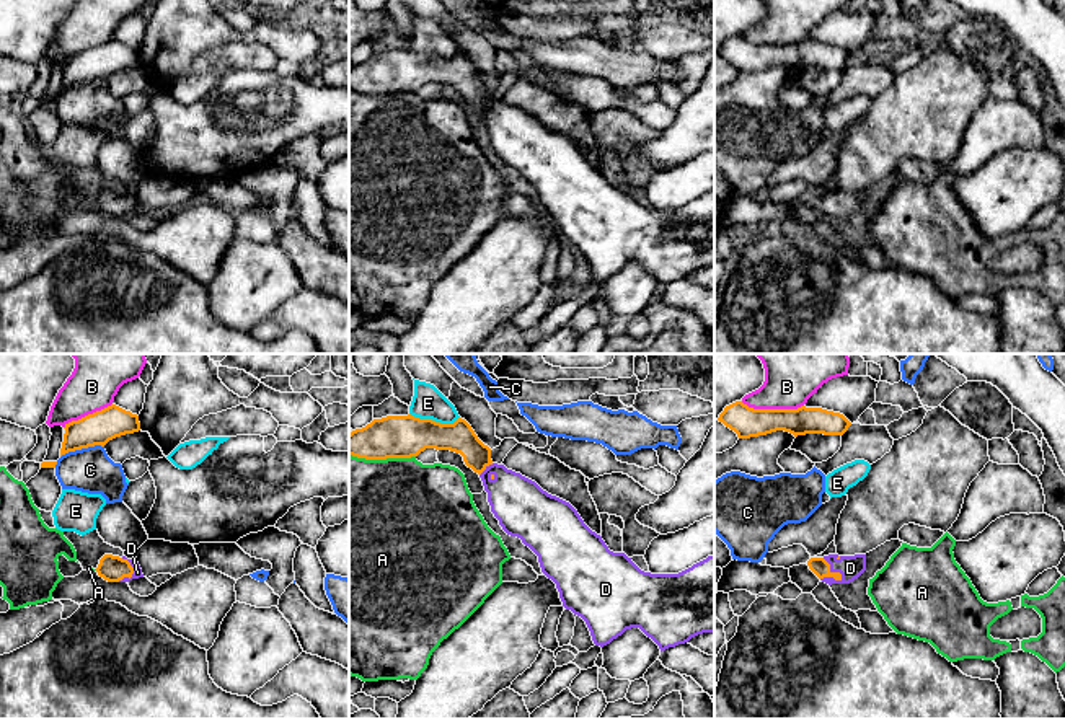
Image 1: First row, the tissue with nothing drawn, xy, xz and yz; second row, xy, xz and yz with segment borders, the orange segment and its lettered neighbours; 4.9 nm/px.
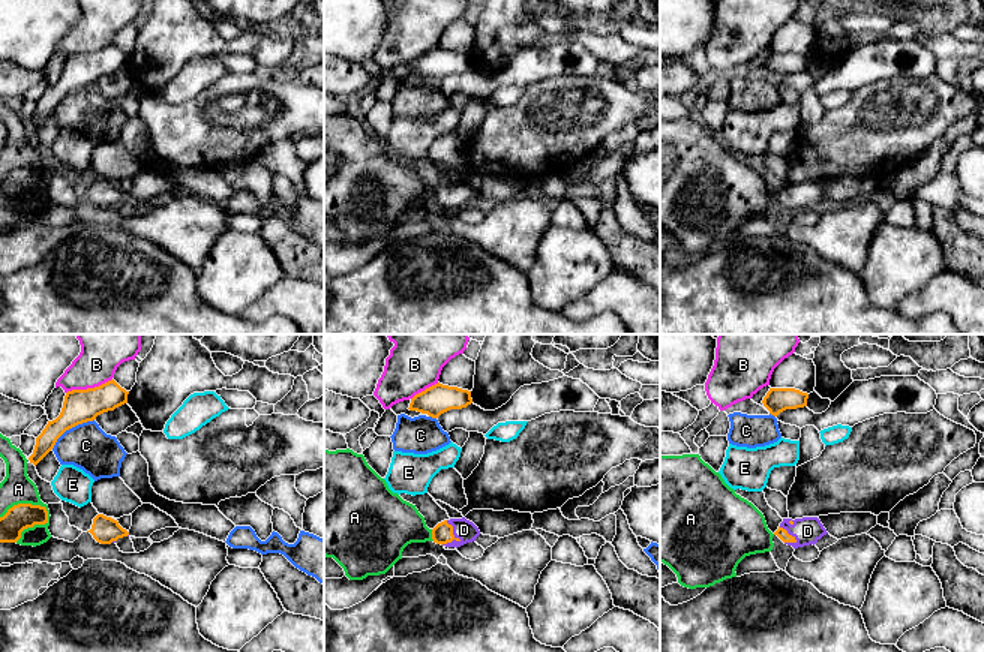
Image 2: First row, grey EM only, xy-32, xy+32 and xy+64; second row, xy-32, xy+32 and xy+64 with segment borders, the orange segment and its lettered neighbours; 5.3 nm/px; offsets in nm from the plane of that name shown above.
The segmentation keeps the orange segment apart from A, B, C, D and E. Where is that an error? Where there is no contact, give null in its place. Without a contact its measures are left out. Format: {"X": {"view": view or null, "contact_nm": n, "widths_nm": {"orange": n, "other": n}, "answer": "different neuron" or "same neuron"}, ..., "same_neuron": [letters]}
{"A": {"view": "xz", "contact_nm": 320, "widths_nm": {"orange": 200, "other": 500}, "answer": "different neuron"}, "B": {"view": "yz", "contact_nm": 320, "widths_nm": {"orange": 150, "other": 220}, "answer": "different neuron"}, "C": {"view": "xy", "contact_nm": 220, "widths_nm": {"orange": 160, "other": 220}, "answer": "different neuron"}, "D": {"view": "yz", "contact_nm": 150, "widths_nm": {"orange": 90, "other": 120}, "answer": "same neuron"}, "E": {"view": "xz", "contact_nm": 240, "widths_nm": {"orange": 200, "other": 160}, "answer": "different neuron"}, "same_neuron": ["D"]}

